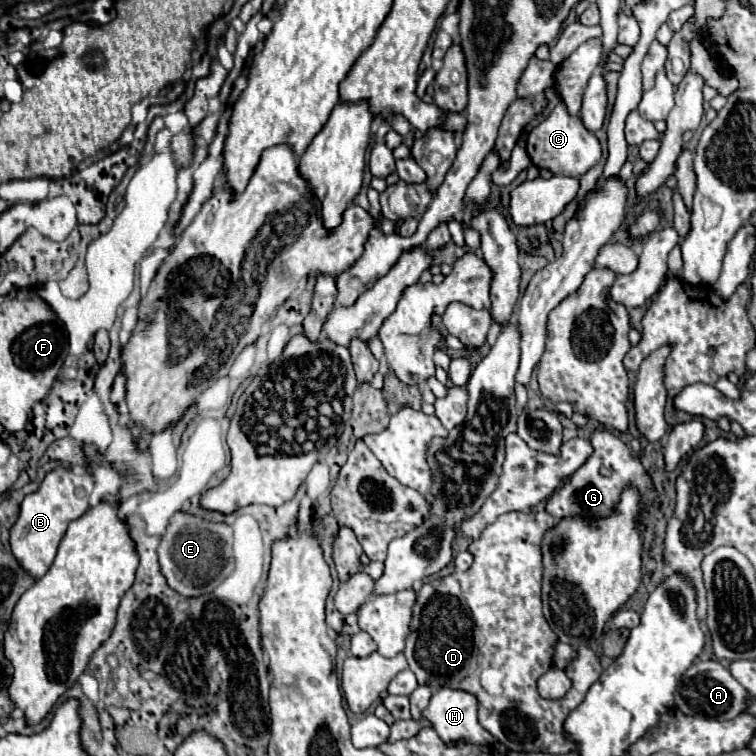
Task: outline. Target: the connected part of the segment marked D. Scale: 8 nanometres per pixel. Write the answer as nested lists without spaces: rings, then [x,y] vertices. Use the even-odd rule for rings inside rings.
[[[506,513],[488,525],[480,537],[468,545],[468,551],[474,555],[474,563],[468,571],[456,571],[420,587],[404,655],[420,685],[472,691],[478,699],[480,725],[506,745],[508,751],[544,751],[560,755],[576,749],[576,743],[568,739],[564,731],[564,721],[572,709],[562,709],[562,699],[542,699],[536,691],[538,677],[552,667],[552,647],[558,641],[542,615],[540,599],[544,571],[540,545],[548,529],[550,527],[542,527],[532,513]],[[486,667],[498,667],[506,675],[500,697],[486,693],[480,685],[480,673]]]

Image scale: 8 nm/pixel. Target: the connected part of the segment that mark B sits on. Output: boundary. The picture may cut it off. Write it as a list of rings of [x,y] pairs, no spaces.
[[[56,467],[50,473],[46,473],[42,485],[38,487],[38,491],[30,493],[24,497],[22,505],[20,505],[20,517],[14,523],[12,531],[10,531],[10,545],[12,545],[12,553],[14,557],[20,561],[20,565],[32,575],[32,577],[42,577],[54,557],[56,557],[56,549],[70,525],[70,521],[78,519],[90,505],[88,505],[88,497],[94,489],[94,477],[84,471],[84,469],[66,469],[66,467]]]

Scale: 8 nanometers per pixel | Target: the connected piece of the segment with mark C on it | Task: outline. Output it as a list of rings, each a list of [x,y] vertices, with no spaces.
[[[558,103],[552,109],[552,113],[530,131],[526,149],[528,149],[528,157],[536,167],[550,169],[556,175],[570,175],[576,179],[580,179],[588,169],[592,169],[602,155],[600,143],[594,137],[594,133],[590,133],[578,117],[568,115],[562,103]]]

